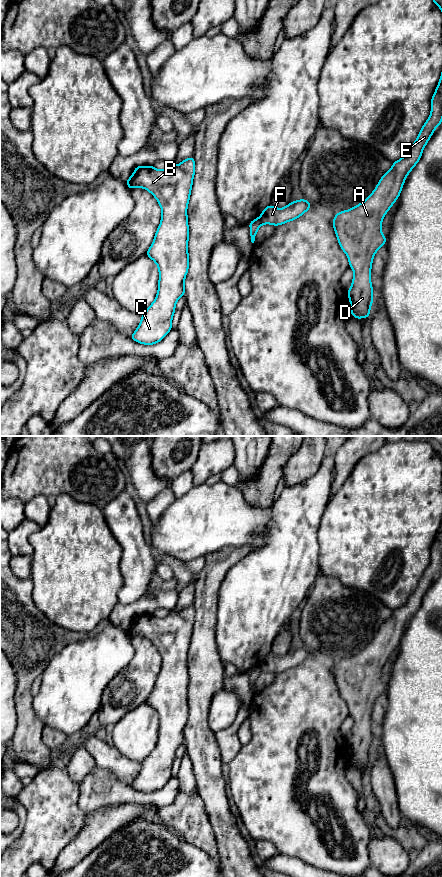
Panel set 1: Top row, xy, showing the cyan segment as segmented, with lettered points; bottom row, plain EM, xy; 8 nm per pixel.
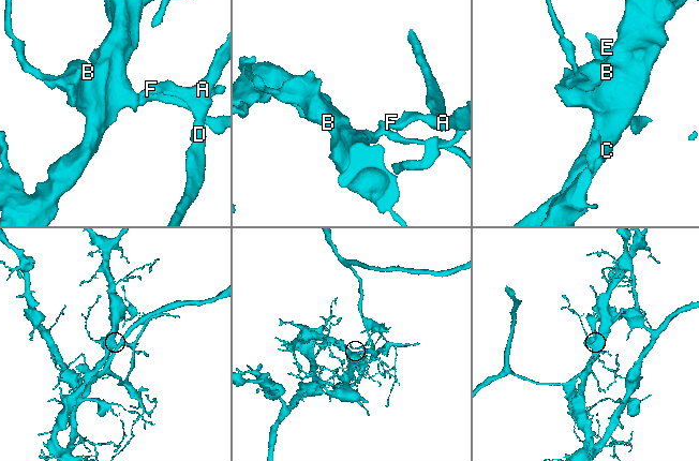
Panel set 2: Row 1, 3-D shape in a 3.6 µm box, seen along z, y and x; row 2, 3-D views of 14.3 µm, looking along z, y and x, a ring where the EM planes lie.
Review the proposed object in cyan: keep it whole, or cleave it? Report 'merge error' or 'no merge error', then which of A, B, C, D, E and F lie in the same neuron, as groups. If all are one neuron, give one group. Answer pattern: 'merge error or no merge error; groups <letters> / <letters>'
merge error; groups A D E F / B C

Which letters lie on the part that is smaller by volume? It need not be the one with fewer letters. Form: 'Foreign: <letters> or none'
Foreign: A, D, E, F

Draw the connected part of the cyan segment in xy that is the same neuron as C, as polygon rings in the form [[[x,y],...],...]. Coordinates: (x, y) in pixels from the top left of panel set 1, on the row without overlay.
[[[191,604],[165,618],[136,614],[132,624],[124,629],[130,638],[134,635],[148,638],[162,657],[161,671],[146,700],[158,714],[157,744],[130,784],[144,793],[156,792],[169,781],[176,750],[185,741],[184,730],[189,717],[187,655],[194,623],[195,608]]]

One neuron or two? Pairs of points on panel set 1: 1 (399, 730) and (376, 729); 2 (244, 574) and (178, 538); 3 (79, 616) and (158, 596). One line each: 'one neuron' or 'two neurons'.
1: two neurons
2: two neurons
3: two neurons

